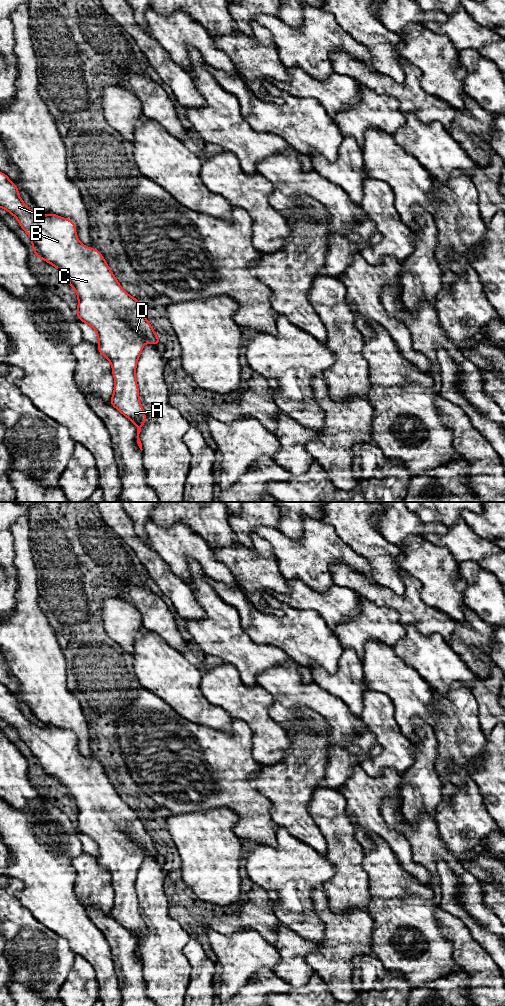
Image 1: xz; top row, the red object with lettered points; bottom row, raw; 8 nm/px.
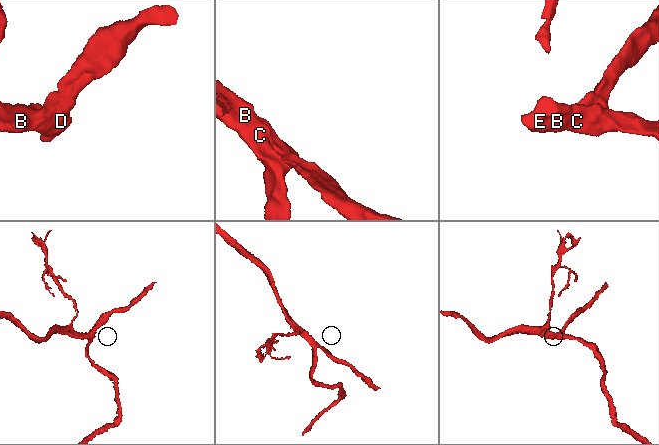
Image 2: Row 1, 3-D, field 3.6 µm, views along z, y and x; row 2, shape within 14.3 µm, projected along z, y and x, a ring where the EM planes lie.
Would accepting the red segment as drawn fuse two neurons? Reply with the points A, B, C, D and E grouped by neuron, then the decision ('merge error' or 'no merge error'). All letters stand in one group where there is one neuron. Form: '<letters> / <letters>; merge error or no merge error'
A B C D E; no merge error

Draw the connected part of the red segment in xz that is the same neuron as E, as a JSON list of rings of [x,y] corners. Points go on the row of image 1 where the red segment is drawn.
[[[1,171],[0,207],[17,218],[19,225],[32,241],[36,257],[64,273],[67,283],[75,290],[78,296],[78,308],[75,312],[81,322],[95,329],[98,351],[112,366],[115,386],[109,403],[137,427],[137,444],[142,451],[139,434],[141,426],[146,423],[146,413],[140,403],[136,366],[144,344],[149,342],[161,345],[161,341],[140,309],[139,300],[124,291],[96,248],[89,248],[78,240],[72,220],[48,212],[46,216],[40,216],[28,208],[19,196],[18,186]]]

